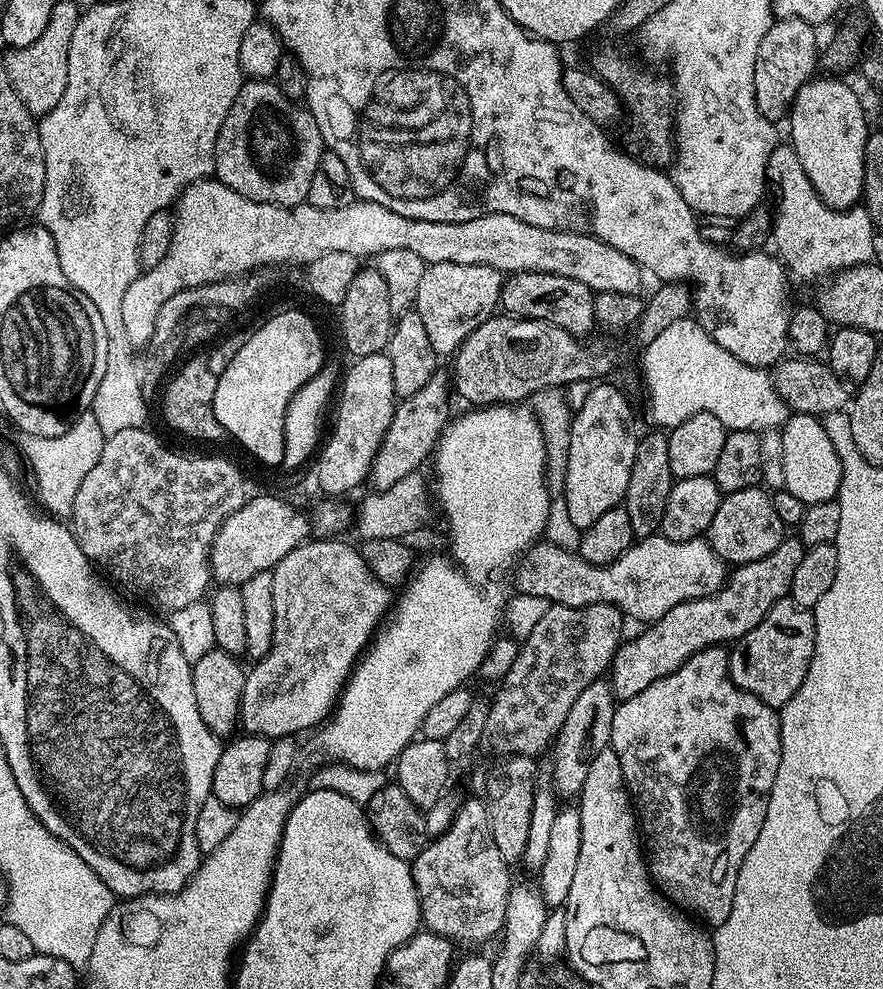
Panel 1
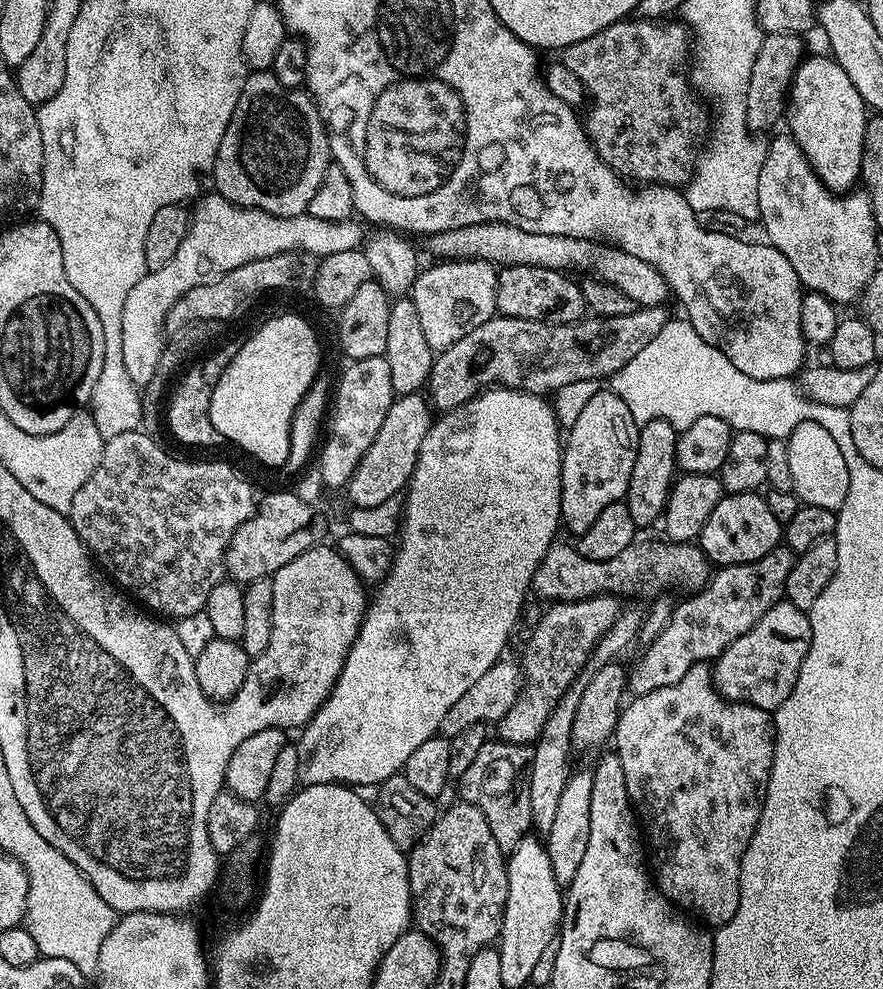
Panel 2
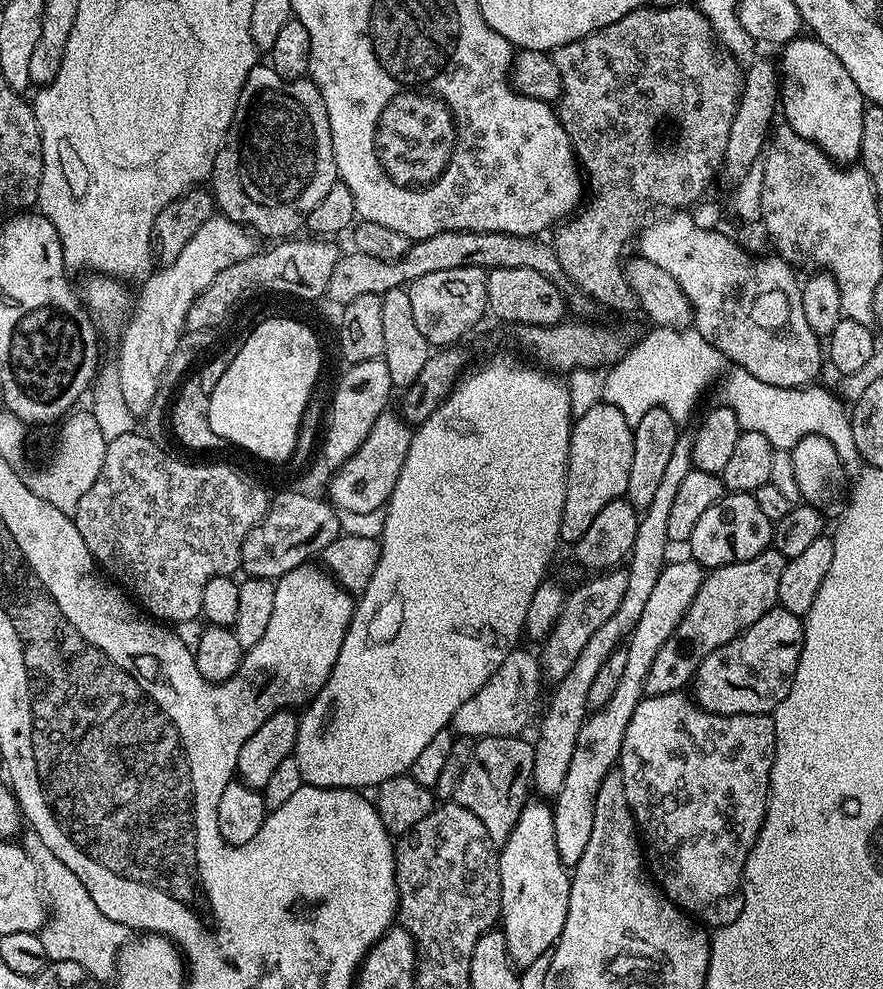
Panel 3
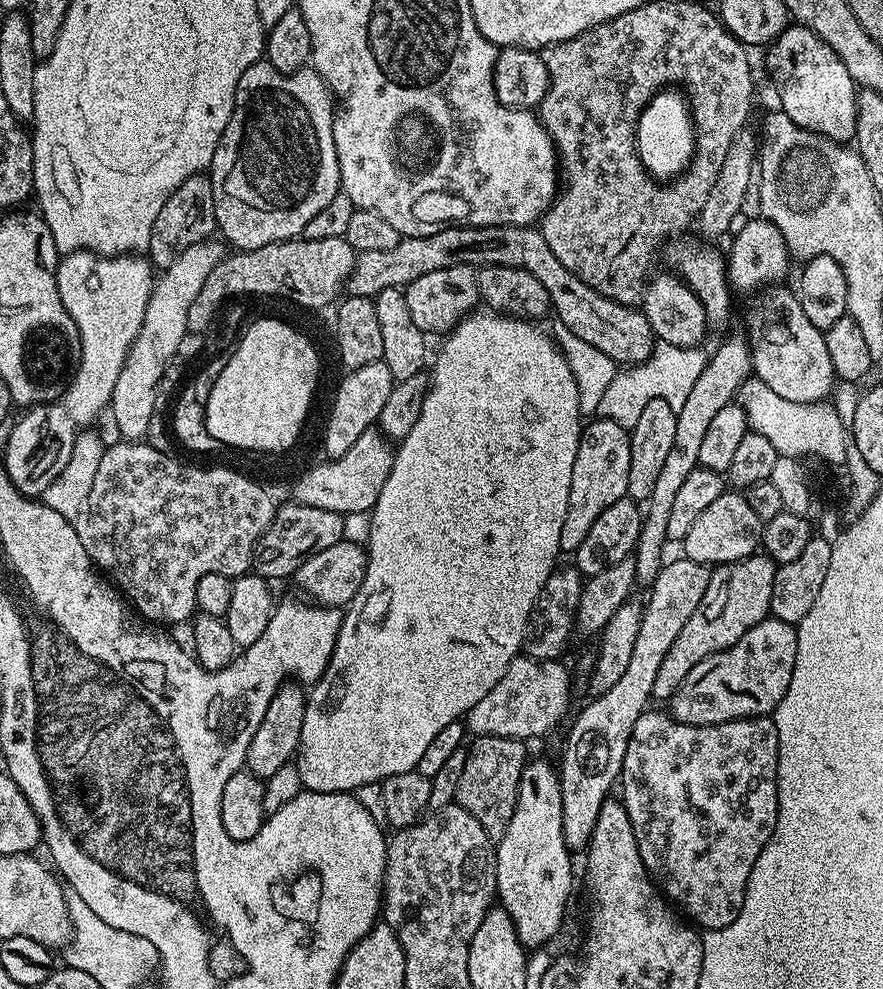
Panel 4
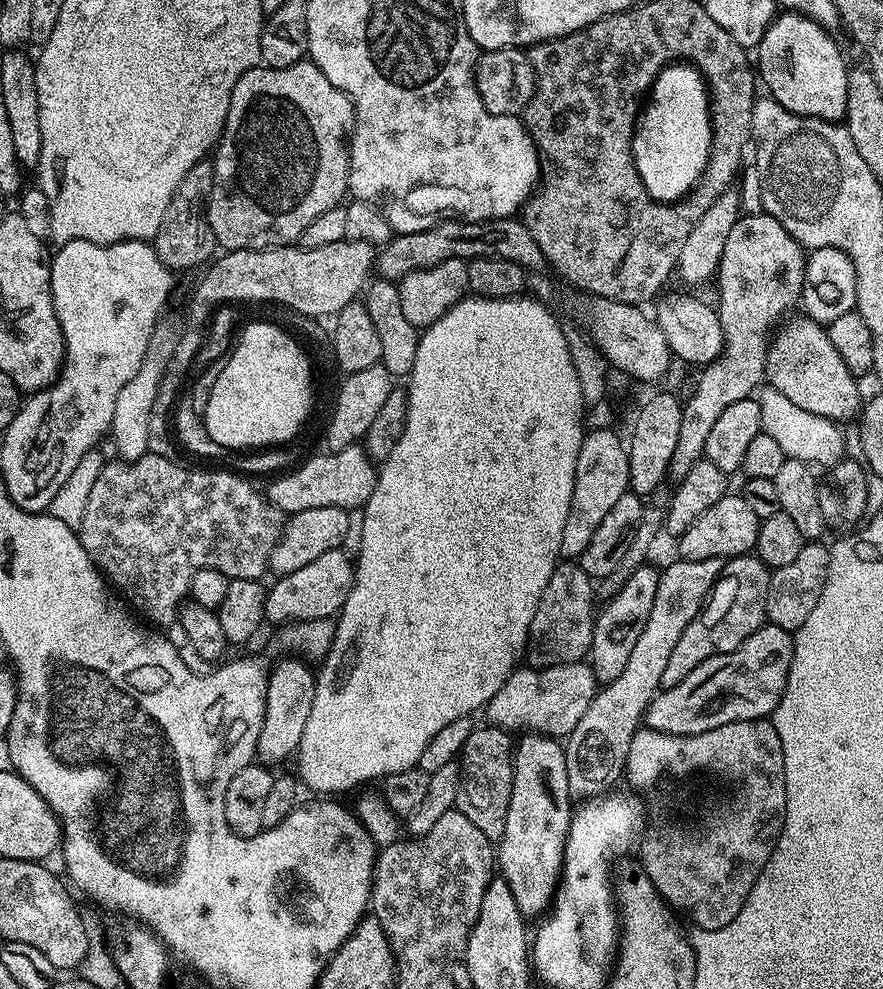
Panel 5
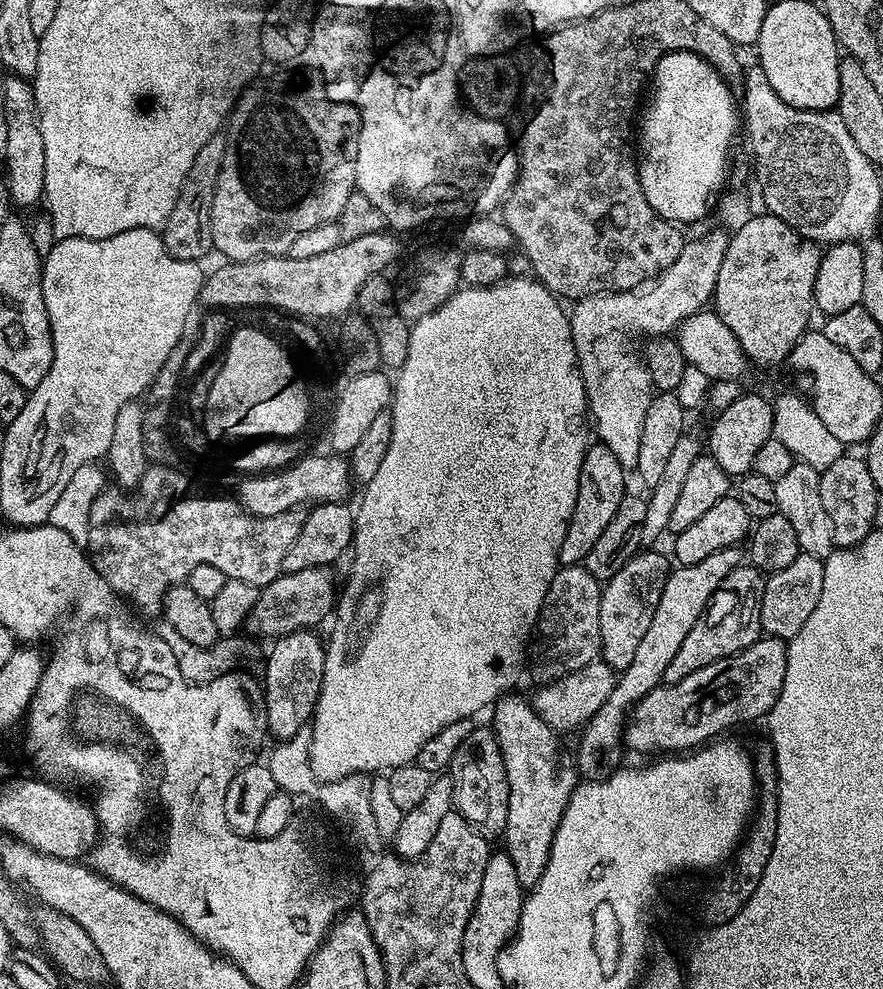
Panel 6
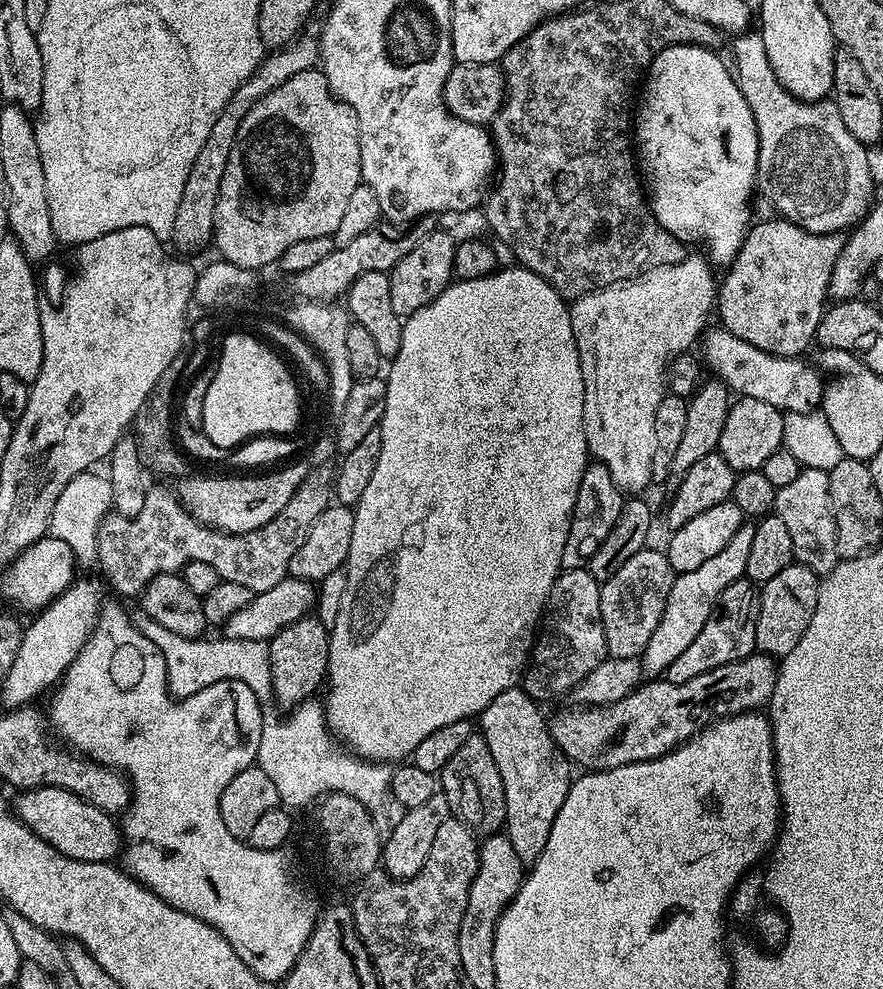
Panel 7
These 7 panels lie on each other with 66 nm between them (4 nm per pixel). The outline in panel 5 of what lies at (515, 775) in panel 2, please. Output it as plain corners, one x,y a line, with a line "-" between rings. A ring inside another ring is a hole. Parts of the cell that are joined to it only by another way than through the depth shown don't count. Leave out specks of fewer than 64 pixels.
473,727
460,751
460,789
456,795
456,808
466,814
488,840
499,842
506,830
506,814
510,810
510,794
514,786
514,740
503,728
483,727

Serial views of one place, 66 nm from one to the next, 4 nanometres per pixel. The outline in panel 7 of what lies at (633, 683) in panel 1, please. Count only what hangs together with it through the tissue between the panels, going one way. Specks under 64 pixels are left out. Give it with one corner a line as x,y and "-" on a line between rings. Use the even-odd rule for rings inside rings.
745,578
735,580
720,596
720,602
716,611
702,626
698,638
670,662
666,678
675,684
690,682
690,678
698,678
698,674
706,674
718,666
726,666
730,662
738,662
742,658
753,655
757,651
756,646
756,619
760,609
760,597
758,588
753,581

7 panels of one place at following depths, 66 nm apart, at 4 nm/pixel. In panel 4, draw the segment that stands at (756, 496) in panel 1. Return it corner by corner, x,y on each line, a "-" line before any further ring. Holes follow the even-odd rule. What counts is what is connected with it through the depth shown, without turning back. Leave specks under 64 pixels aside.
726,490
704,513
690,526
682,541
683,559
699,564
719,566
733,564
753,555
761,547
760,539
764,533
764,521
754,514
754,509
746,503
739,491

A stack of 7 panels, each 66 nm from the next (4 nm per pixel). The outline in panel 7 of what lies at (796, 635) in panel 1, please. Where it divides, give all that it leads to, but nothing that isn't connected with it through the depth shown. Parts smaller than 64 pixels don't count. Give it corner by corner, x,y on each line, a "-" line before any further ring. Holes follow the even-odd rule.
753,654
742,658
738,662
730,662
726,666
718,666
714,670
710,670
706,674
698,674
698,678
690,678
690,682
682,682
681,684
675,684
670,682
667,678
652,678
647,682
641,683
630,694
626,694
626,698
622,698
618,702
613,704
607,704
601,708
594,708
591,706
571,706
565,712
556,712
553,716
550,716
548,720
548,729
550,734
554,738
554,742
560,747
561,752
568,757
569,761
573,765
579,766
584,770
603,770
606,768
617,768
618,766
626,766
627,764
633,764
634,762
642,762
643,760
656,760
659,756
664,756
668,752
673,752
675,748
680,744
685,744
691,736
696,736
704,728
708,727
713,720
724,720
727,716
737,716
743,712
754,712
764,707
771,701
774,694
774,686
776,685
776,673
778,671
778,664
771,656
763,654

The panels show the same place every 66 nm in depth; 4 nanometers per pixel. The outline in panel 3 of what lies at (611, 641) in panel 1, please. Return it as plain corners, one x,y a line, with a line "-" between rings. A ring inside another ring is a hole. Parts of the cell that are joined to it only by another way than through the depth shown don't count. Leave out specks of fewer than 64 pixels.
609,569
607,572
593,575
592,579
572,589
567,593
563,604
562,614
558,622
551,630
551,634
545,637
541,645
540,653
541,671
552,682
560,681
571,670
578,655
582,653
589,638
595,634
599,626
602,626
615,614
626,591
628,573
625,569

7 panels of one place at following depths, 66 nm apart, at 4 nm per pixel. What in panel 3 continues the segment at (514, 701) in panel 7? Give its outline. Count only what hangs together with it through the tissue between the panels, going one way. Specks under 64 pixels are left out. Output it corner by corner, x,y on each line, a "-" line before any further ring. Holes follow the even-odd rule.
529,802
525,804
522,814
518,814
518,822
514,826
514,830
510,830
510,838
506,838
506,842
499,849
498,855
500,857
500,918
498,921
499,927
502,929
504,937
506,938
506,950
512,963
516,965
517,969
524,970
531,964
536,964
545,959
555,948
558,938
562,934
562,926
566,926
566,910
570,902
570,886
572,885
570,879
569,869
565,868
564,863
558,858
558,846
554,846
554,818
552,817
552,804
548,802
540,802
544,804
535,804

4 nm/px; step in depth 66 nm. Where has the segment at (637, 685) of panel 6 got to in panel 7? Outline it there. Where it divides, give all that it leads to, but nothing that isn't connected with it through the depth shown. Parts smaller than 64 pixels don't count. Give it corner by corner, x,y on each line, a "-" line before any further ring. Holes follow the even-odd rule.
744,523
738,534
734,534
734,538
730,538
730,542
726,542
725,548
718,550
714,558
702,562
698,570
679,573
673,579
670,594
666,598
666,610
662,610
662,618
658,618
658,626
654,634
650,634
650,642
646,642
646,650
638,657
645,677
663,677
670,662
674,662
674,658
678,658
678,654
682,654
682,650
686,650
686,646
690,646
694,638
698,638
702,626
706,626
708,619
714,615
726,586
730,586
735,580
745,579
746,558
750,558
750,545
754,542
755,529
755,523

